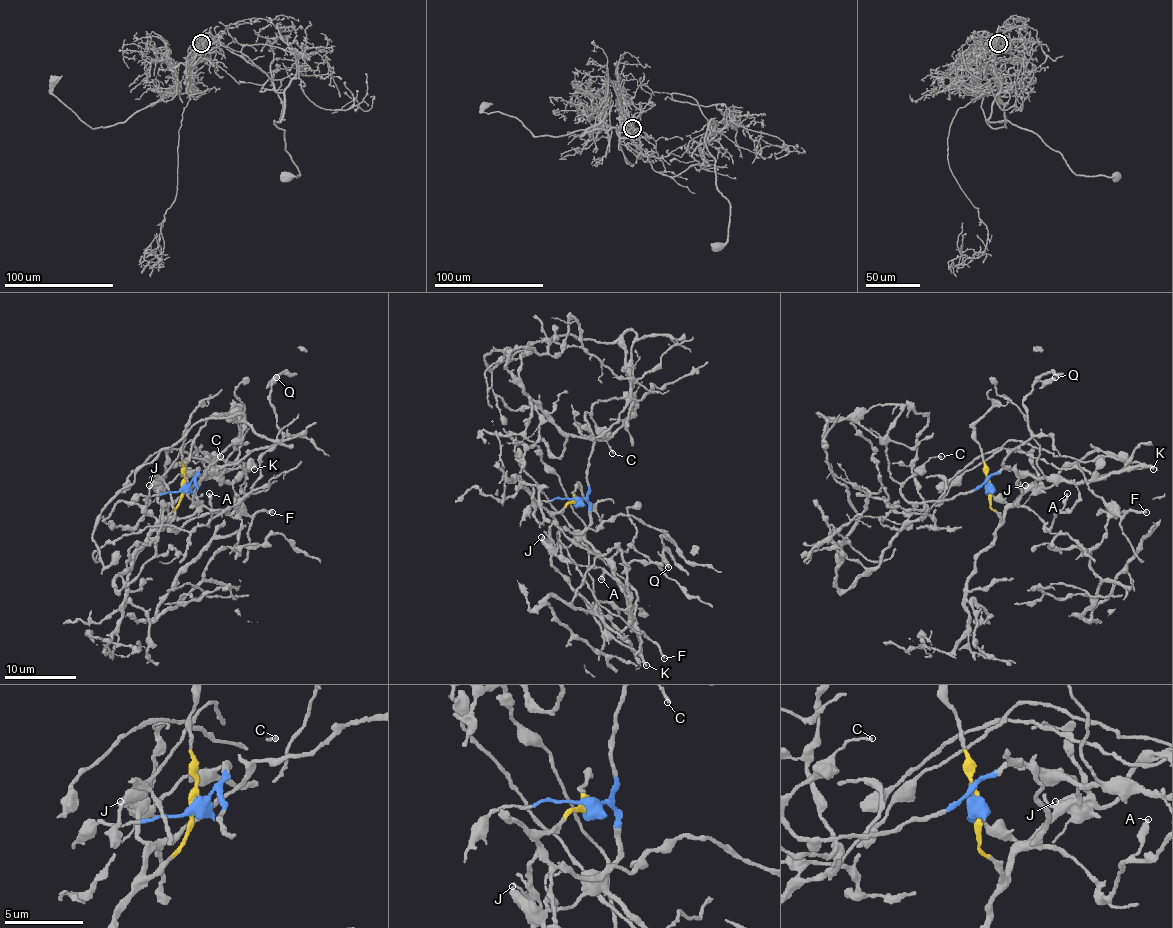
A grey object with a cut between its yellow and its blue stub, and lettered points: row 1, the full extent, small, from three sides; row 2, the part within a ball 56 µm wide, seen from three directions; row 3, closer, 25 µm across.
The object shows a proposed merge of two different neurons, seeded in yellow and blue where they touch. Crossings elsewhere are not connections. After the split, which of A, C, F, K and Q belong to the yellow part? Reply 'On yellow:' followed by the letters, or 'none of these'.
On yellow: A, Q

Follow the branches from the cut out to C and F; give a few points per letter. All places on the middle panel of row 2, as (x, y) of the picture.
C: (575, 501), (586, 497), (588, 465), (593, 445), (588, 412), (613, 454)
F: (575, 501), (584, 499), (589, 504), (589, 528), (584, 538), (636, 594), (636, 626), (658, 646), (663, 659)

